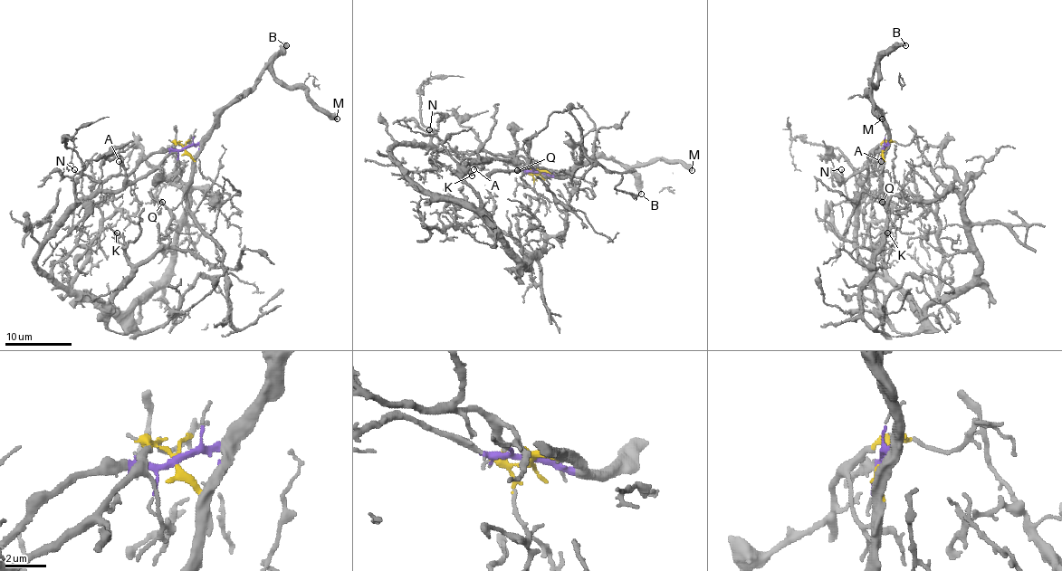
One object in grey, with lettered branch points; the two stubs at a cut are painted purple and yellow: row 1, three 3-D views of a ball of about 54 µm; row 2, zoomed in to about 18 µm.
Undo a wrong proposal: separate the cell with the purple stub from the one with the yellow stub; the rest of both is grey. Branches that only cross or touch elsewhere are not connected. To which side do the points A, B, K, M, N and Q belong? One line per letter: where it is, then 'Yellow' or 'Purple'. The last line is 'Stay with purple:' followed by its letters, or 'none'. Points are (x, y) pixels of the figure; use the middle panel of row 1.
A: Place: (473, 169). Purple
B: Place: (641, 194). Purple
K: Place: (472, 176). Yellow
M: Place: (692, 170). Purple
N: Place: (429, 129). Yellow
Q: Place: (517, 170). Yellow
Stay with purple: A, B, M

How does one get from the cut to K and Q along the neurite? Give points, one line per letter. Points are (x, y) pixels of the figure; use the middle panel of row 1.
K: (540, 173), (521, 156), (392, 149), (425, 189), (476, 210), (463, 175), (486, 161), (471, 176)
Q: (540, 173), (521, 156), (483, 151), (392, 154), (432, 193), (474, 210), (467, 165), (512, 153), (518, 171)

